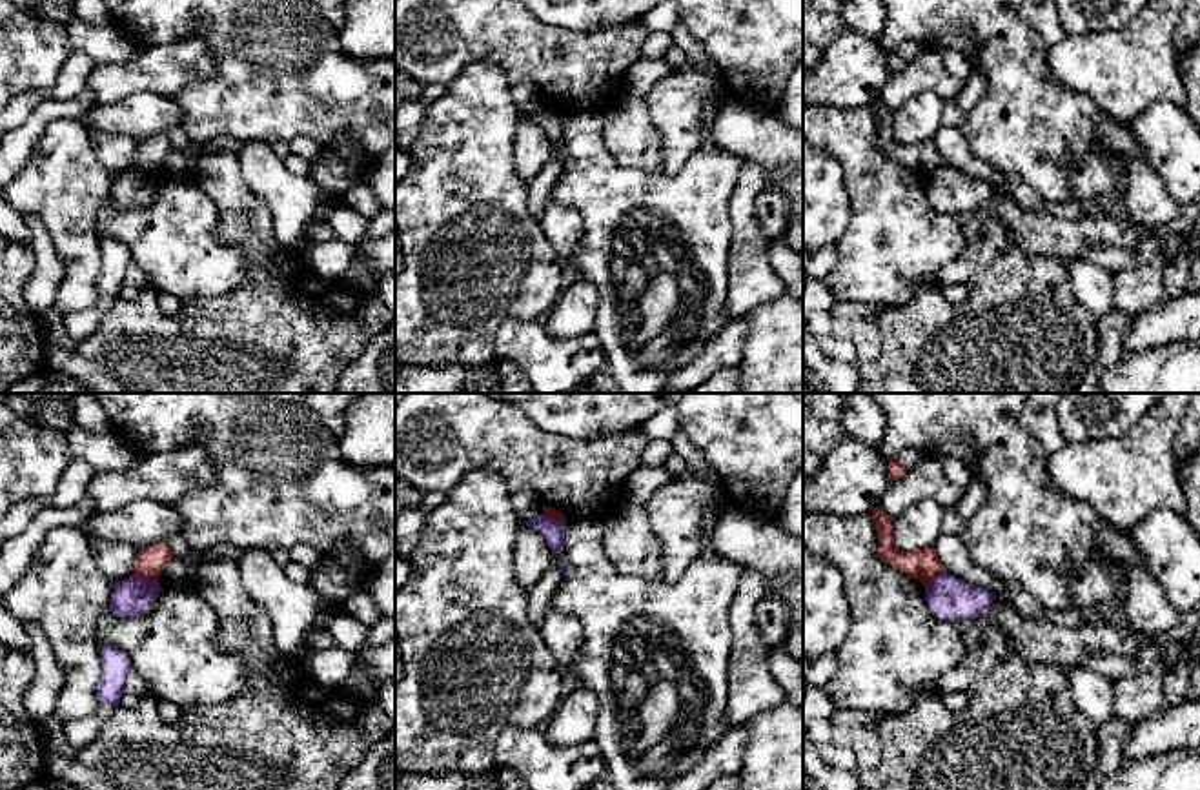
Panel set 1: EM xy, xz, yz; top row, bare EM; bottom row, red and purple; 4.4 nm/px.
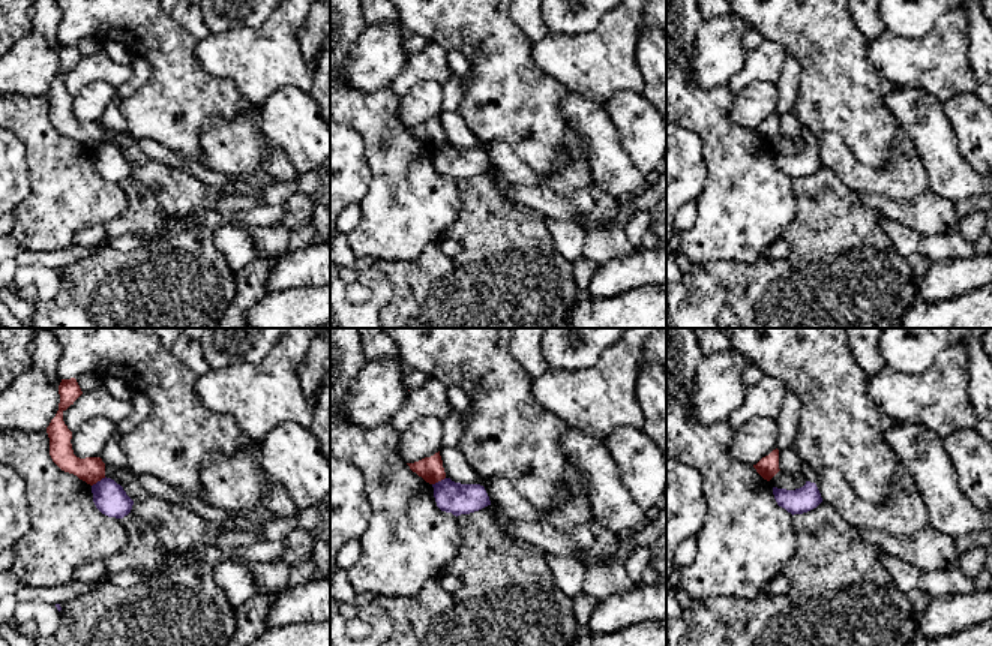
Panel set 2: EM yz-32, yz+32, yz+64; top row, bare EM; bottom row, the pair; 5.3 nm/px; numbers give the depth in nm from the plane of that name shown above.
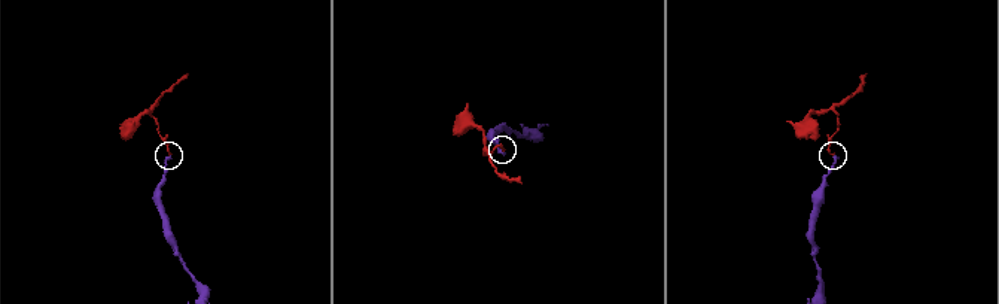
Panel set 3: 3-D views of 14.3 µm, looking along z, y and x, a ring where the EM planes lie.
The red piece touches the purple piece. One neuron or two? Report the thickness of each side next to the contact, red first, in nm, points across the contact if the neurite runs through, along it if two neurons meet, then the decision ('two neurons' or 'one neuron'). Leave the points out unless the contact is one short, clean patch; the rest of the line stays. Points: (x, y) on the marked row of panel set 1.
140/170 nm | along xy (133, 576), (157, 581) | two neurons

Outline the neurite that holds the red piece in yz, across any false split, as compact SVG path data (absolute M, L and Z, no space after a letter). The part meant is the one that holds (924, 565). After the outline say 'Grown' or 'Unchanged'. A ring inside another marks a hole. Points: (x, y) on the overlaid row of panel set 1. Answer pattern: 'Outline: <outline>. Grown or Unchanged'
Outline: M878 504L872 510L872 515L878 524L878 552L885 562L914 577L918 582L927 584L940 573L943 566L936 555L936 550L916 550L916 552L900 552L892 541L892 521L883 508Z. Unchanged

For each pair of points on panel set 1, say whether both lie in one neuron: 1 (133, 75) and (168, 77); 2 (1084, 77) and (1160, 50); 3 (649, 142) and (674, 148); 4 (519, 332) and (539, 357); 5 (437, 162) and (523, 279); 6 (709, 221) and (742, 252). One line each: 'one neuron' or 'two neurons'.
1: one neuron
2: one neuron
3: two neurons
4: one neuron
5: one neuron
6: two neurons

